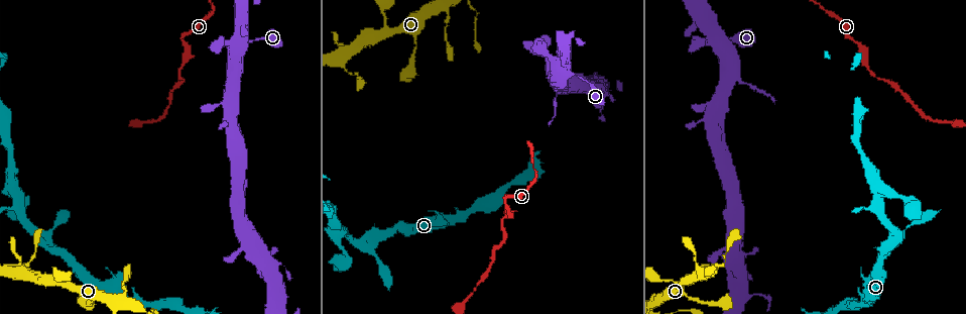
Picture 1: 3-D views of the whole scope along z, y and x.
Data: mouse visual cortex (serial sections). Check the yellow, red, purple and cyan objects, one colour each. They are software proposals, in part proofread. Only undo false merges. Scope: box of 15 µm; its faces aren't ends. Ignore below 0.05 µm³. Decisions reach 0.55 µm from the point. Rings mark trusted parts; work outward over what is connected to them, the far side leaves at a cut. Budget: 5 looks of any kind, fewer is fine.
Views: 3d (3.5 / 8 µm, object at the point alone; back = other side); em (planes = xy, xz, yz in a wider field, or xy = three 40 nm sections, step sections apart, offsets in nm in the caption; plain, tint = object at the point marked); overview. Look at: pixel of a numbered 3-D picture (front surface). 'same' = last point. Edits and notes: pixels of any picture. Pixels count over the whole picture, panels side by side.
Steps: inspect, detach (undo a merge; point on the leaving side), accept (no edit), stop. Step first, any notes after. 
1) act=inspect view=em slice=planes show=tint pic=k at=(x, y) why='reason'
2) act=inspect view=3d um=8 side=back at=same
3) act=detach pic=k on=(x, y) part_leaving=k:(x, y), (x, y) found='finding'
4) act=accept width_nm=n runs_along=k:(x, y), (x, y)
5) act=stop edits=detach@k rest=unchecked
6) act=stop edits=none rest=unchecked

act=inspect view=3d um=3.5 pic=1 at=(184, 42) why='sharp bend'

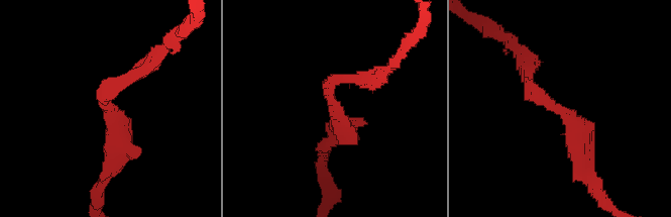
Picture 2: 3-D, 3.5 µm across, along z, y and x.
act=inspect view=em slice=xy step=3 show=tint pic=2 at=(107, 106) arm_widths_nm=150,350

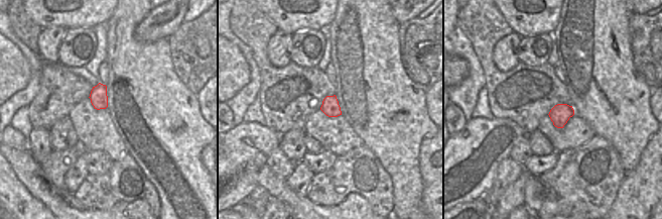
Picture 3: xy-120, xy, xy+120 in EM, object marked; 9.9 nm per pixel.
act=accept runs_along=2:(527, 71), (537, 96), (576, 129), (583, 160) found='all the same cell'

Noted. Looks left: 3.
act=inspect view=3d um=8 pic=1 at=(19, 206) why='a fork'

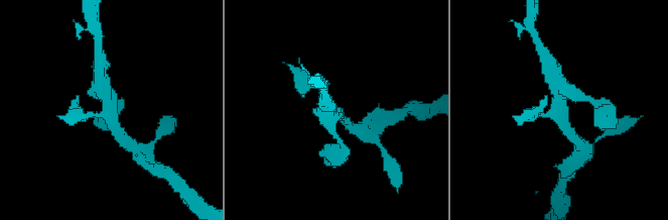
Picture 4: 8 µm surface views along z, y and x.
act=inspect view=em slice=planes show=tint pic=4 at=(108, 115) why='now the EM'

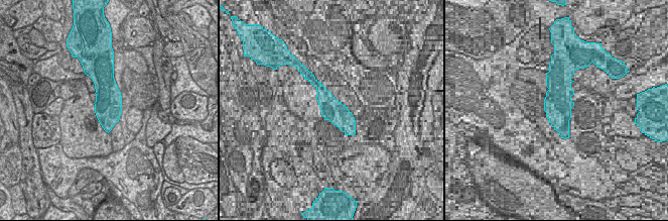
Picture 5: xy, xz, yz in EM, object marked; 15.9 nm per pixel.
act=accept width_nm=440 runs_along=4:(121, 137), (112, 121), (102, 87) found='all the same cell'

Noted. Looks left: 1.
act=stop edits=none rest=unchecked

